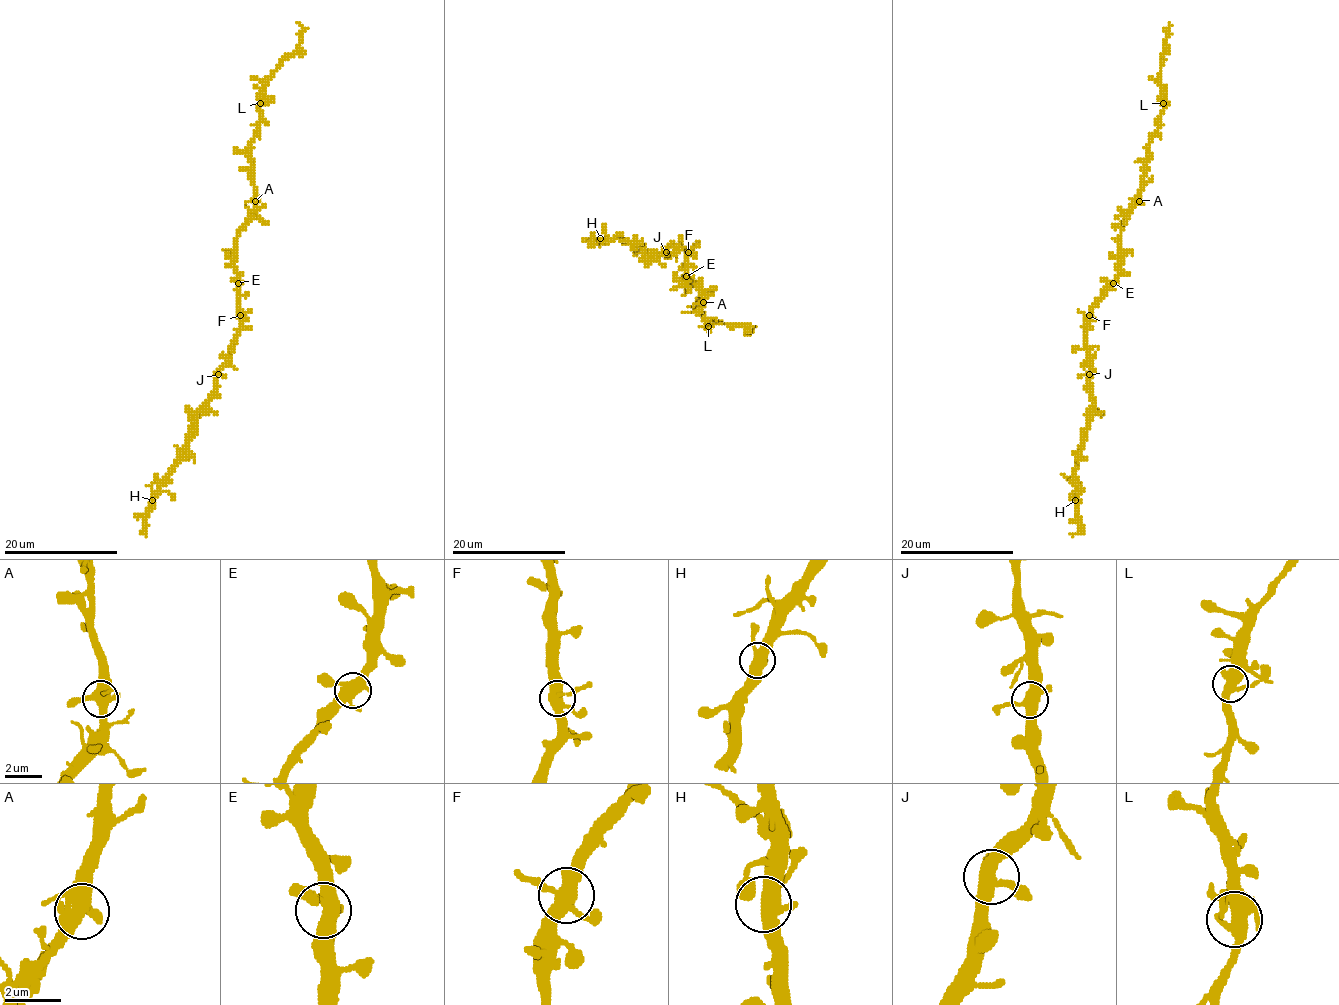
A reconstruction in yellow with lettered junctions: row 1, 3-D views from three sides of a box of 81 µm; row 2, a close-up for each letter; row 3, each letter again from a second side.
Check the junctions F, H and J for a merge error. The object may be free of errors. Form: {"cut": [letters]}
{"cut": []}

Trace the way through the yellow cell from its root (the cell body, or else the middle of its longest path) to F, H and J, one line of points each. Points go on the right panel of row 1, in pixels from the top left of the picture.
F: (1114, 283), (1089, 316)
H: (1114, 283), (1093, 309), (1086, 328), (1092, 412), (1082, 444), (1080, 461), (1076, 466), (1075, 500)
J: (1114, 283), (1099, 300), (1087, 321), (1089, 374)

